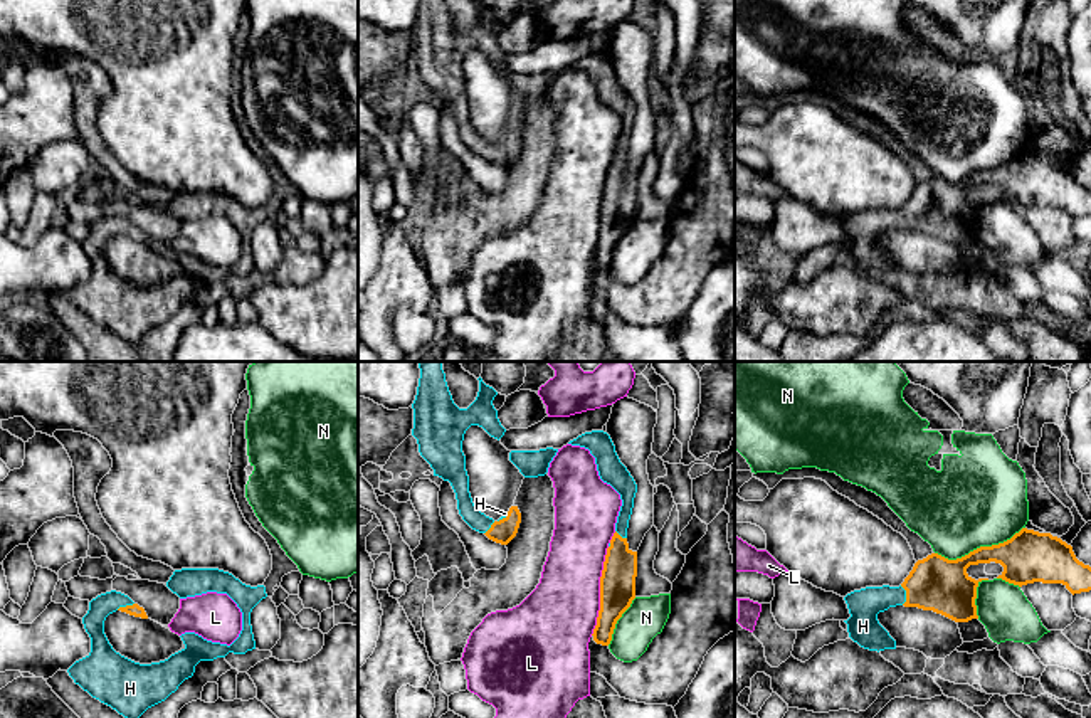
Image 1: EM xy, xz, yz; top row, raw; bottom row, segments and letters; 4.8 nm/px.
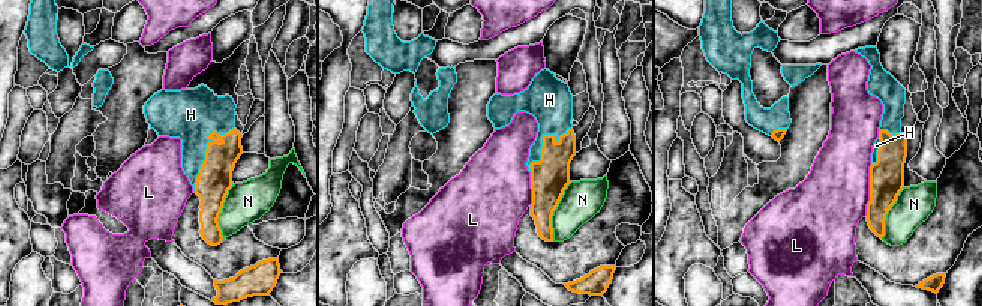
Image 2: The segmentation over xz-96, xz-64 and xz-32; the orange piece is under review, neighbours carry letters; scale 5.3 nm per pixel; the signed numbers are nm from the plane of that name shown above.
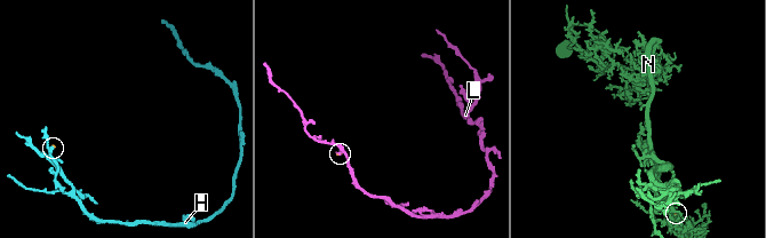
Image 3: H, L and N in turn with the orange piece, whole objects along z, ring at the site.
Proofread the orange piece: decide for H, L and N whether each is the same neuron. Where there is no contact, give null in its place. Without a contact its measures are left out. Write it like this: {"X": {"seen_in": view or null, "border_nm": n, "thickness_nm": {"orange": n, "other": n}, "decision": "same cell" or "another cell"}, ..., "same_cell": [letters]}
{"H": {"seen_in": "yz", "border_nm": 100, "thickness_nm": {"orange": 260, "other": 150}, "decision": "same cell"}, "L": {"seen_in": "xz", "border_nm": 440, "thickness_nm": {"orange": 180, "other": 360}, "decision": "another cell"}, "N": {"seen_in": "yz", "border_nm": 460, "thickness_nm": {"orange": 240, "other": 460}, "decision": "another cell"}, "same_cell": ["H"]}

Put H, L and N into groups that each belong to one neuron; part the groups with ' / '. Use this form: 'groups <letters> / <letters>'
groups H / L / N

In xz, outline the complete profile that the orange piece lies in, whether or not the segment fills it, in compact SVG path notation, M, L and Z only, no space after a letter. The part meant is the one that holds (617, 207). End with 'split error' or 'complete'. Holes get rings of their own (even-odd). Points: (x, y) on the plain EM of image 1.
M592 54L570 64L590 74L595 81L598 99L610 108L622 123L615 146L615 156L609 166L600 200L600 234L593 252L593 264L609 269L617 244L635 222L637 175L627 166L627 151L634 131L637 108L627 91L620 86L610 59L603 54Z; split error

